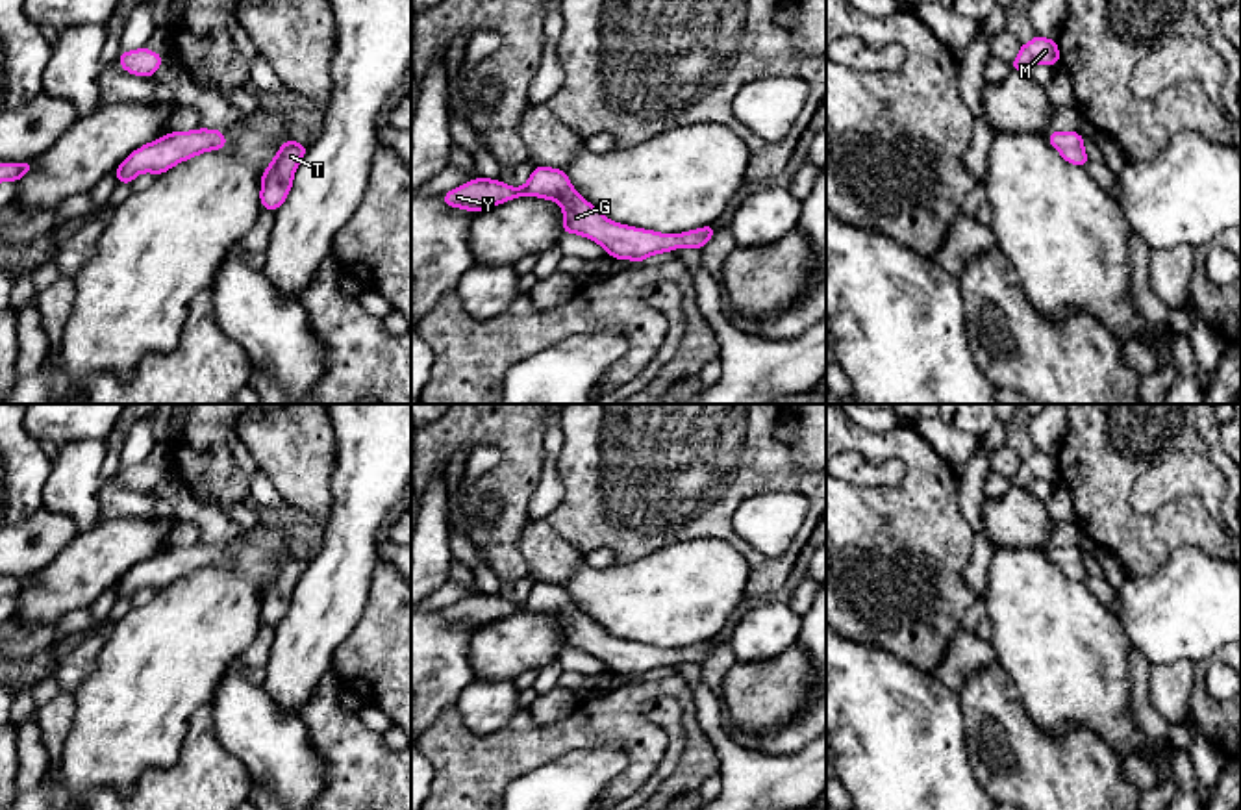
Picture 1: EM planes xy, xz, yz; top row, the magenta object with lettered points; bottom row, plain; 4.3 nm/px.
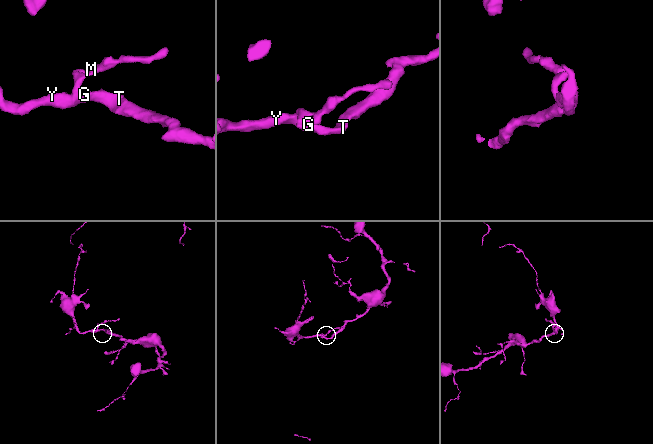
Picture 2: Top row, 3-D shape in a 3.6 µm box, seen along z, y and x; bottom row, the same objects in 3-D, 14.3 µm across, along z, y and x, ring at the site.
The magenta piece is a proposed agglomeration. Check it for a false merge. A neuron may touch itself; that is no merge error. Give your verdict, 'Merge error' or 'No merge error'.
No merge error

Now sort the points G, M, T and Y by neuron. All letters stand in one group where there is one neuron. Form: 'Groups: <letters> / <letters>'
Groups: G M T Y

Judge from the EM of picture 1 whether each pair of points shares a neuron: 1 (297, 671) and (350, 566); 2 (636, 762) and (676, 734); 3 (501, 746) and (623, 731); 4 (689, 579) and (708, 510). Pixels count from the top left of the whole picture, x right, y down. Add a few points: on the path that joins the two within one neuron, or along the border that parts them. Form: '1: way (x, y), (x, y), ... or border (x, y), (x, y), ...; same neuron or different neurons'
1: way (304, 645), (332, 592); same neuron
2: border (654, 770), (634, 790); different neurons
3: way (530, 746), (547, 744), (576, 731), (593, 731); same neuron
4: border (660, 547), (699, 538), (723, 538), (741, 553); different neurons

